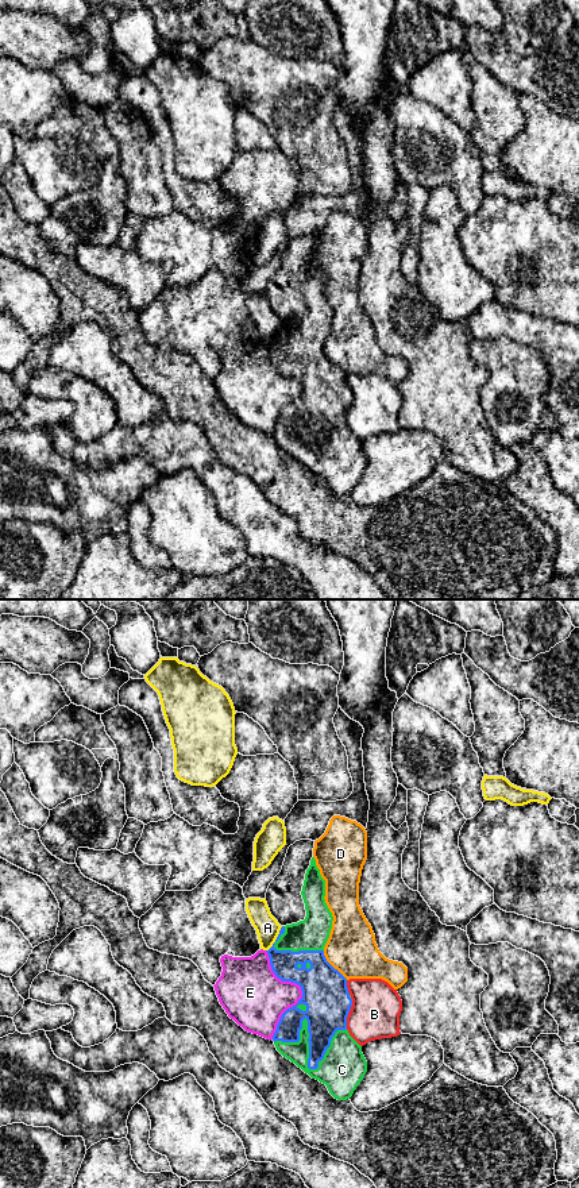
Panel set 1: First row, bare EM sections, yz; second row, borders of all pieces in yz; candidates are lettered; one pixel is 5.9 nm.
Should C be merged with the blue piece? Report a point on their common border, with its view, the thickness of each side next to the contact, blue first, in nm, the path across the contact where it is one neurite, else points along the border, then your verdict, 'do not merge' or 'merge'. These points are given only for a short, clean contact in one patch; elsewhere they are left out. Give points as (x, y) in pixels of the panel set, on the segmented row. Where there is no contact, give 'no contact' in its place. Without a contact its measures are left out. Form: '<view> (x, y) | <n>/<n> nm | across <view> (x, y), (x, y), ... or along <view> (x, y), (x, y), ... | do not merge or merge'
yz (309, 1046) | 260/260 nm | merge

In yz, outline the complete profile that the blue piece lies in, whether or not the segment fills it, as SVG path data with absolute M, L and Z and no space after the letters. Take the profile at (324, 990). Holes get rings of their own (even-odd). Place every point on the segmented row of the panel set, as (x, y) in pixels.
M314 857L306 869L301 895L306 910L305 919L282 926L275 942L266 950L275 976L282 981L298 984L302 991L298 1003L282 1014L273 1041L283 1057L312 1079L325 1084L335 1099L347 1100L363 1080L367 1061L362 1046L347 1030L347 1017L352 1006L347 979L324 956L333 917L324 899L325 880L320 875Z

